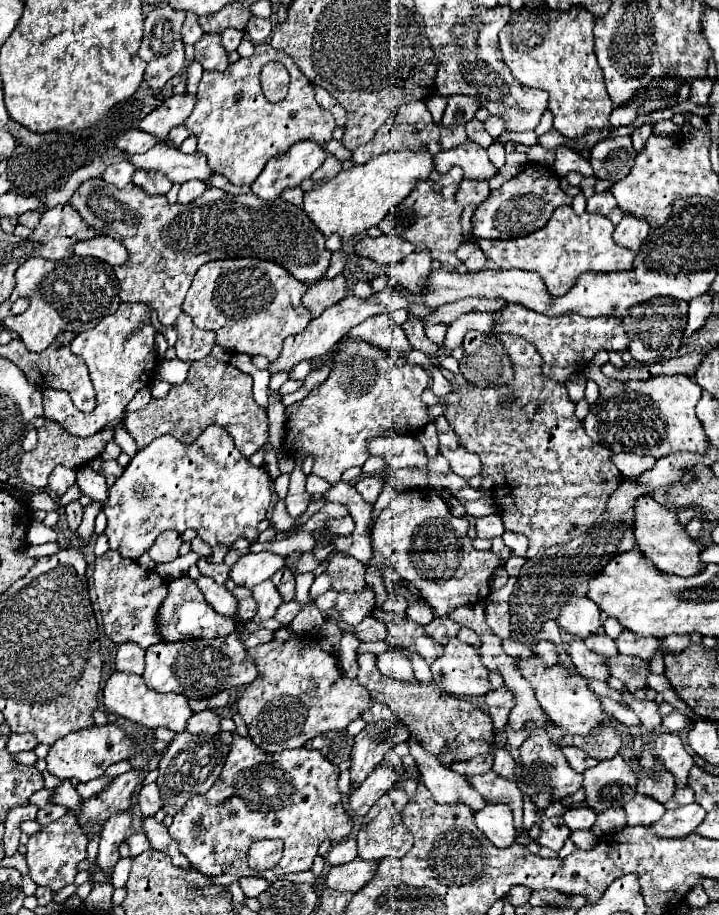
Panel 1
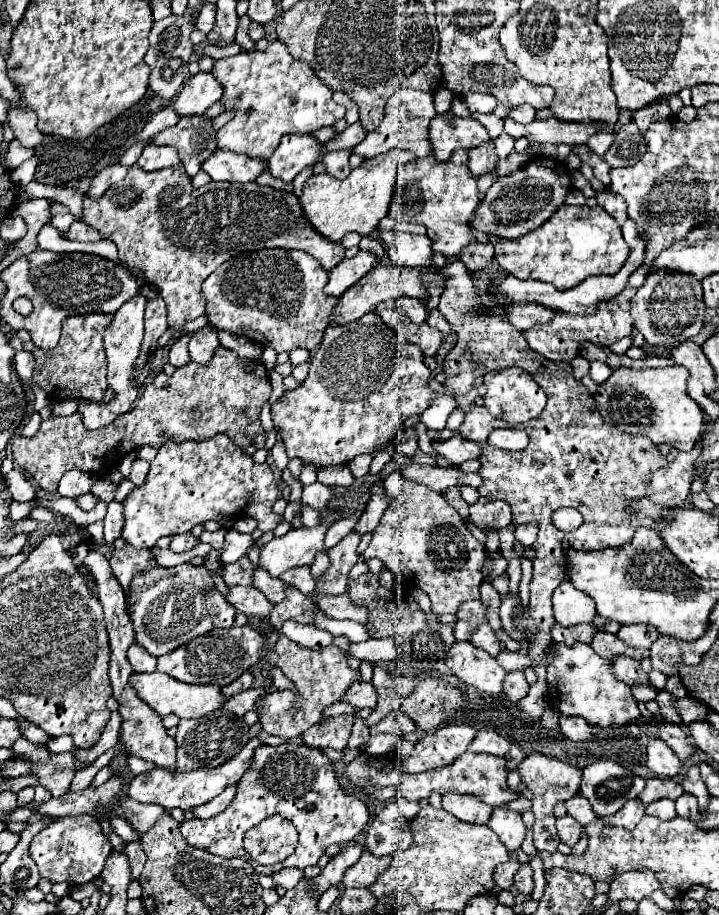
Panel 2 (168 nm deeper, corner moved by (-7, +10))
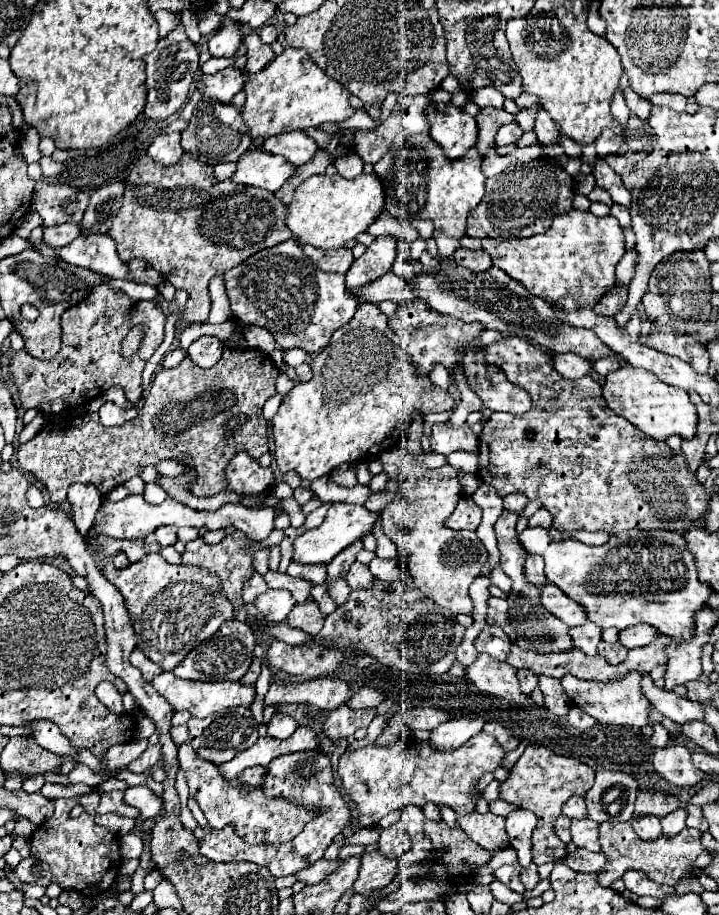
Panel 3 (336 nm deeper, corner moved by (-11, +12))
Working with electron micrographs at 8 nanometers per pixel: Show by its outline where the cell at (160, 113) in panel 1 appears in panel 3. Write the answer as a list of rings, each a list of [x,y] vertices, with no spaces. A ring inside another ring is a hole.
[[[227,67],[213,75],[201,75],[197,89],[203,99],[215,99],[221,103],[229,103],[231,97],[243,89],[243,83],[245,83],[245,77],[241,75],[241,71]]]

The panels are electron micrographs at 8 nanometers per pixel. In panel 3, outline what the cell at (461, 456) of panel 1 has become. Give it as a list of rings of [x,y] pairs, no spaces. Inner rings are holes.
[[[433,425],[431,449],[435,449],[441,455],[451,455],[453,451],[477,453],[479,451],[479,439],[469,429],[469,425],[463,425],[457,429],[451,429],[445,425]]]

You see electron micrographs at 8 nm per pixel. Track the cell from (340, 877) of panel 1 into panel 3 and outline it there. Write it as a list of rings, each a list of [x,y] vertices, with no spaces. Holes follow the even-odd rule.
[[[379,851],[363,853],[361,871],[357,881],[353,883],[353,891],[365,895],[373,889],[387,887],[395,875],[395,869],[397,869],[397,859],[387,859]]]

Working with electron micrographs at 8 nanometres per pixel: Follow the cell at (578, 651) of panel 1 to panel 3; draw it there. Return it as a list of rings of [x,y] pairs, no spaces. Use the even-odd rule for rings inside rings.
[[[649,673],[641,675],[641,687],[643,687],[643,695],[657,707],[657,711],[669,717],[671,721],[683,725],[695,719],[703,719],[703,711],[699,703],[689,701],[687,697],[679,697],[677,693],[667,691],[663,687],[657,687]]]

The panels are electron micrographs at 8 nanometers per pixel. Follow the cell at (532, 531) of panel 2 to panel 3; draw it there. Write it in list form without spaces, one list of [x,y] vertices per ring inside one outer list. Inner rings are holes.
[[[539,509],[533,517],[529,517],[527,521],[529,527],[543,527],[543,529],[549,529],[551,527],[551,515],[547,509]]]

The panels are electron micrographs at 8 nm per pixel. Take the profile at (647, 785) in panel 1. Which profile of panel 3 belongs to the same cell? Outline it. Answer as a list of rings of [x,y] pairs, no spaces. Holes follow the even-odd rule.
[[[639,791],[635,801],[635,815],[655,815],[663,817],[671,811],[681,807],[681,799],[671,793],[659,793],[659,791]]]

